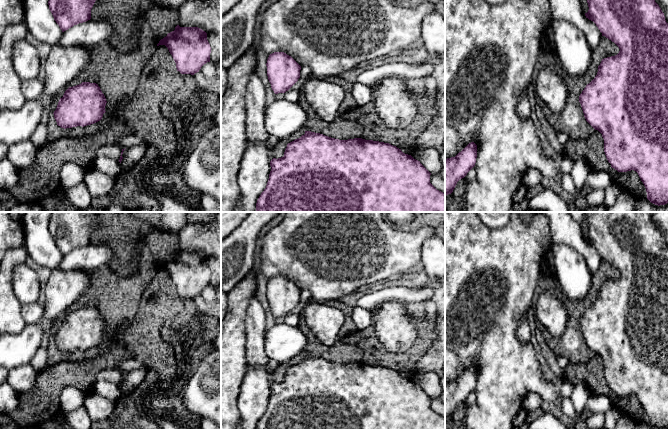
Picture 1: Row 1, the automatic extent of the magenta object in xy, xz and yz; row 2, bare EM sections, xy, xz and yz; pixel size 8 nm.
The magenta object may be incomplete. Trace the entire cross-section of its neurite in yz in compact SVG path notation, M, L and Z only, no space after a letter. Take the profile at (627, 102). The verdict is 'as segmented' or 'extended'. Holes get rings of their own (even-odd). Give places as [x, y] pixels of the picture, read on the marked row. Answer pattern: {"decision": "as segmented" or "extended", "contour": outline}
{"decision": "as segmented", "contour": "M587 0L587 3L589 10L585 13L586 18L593 21L602 36L614 42L620 51L615 56L602 59L597 75L580 94L579 102L584 117L595 130L602 134L604 152L611 167L618 172L636 171L646 188L647 199L655 205L665 205L668 203L668 23L655 0Z"}

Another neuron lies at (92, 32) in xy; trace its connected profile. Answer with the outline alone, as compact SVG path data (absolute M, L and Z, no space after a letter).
M90 19L62 32L59 43L62 46L79 45L92 48L101 43L111 43L114 37L116 31L107 19Z

